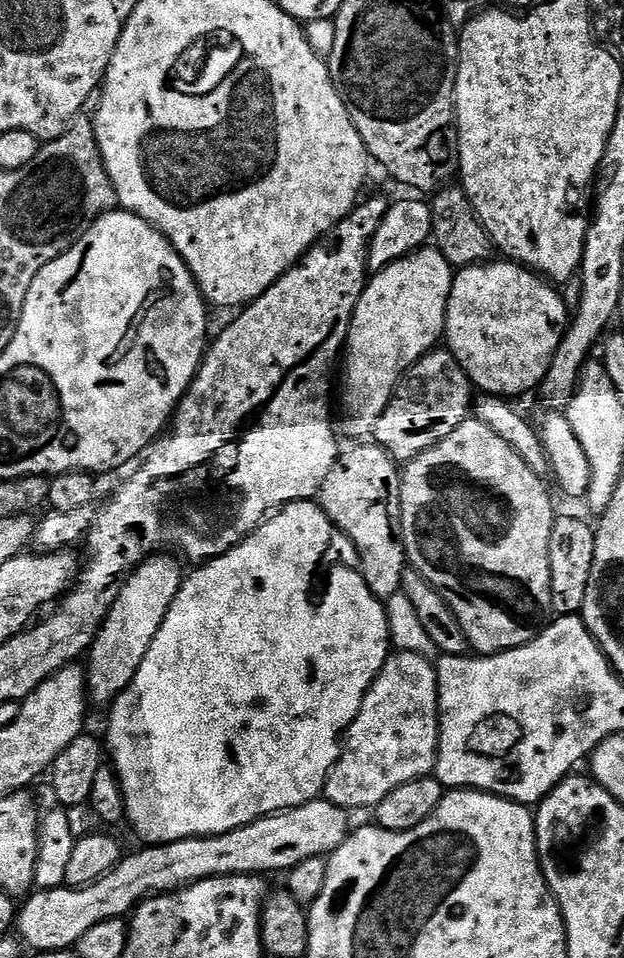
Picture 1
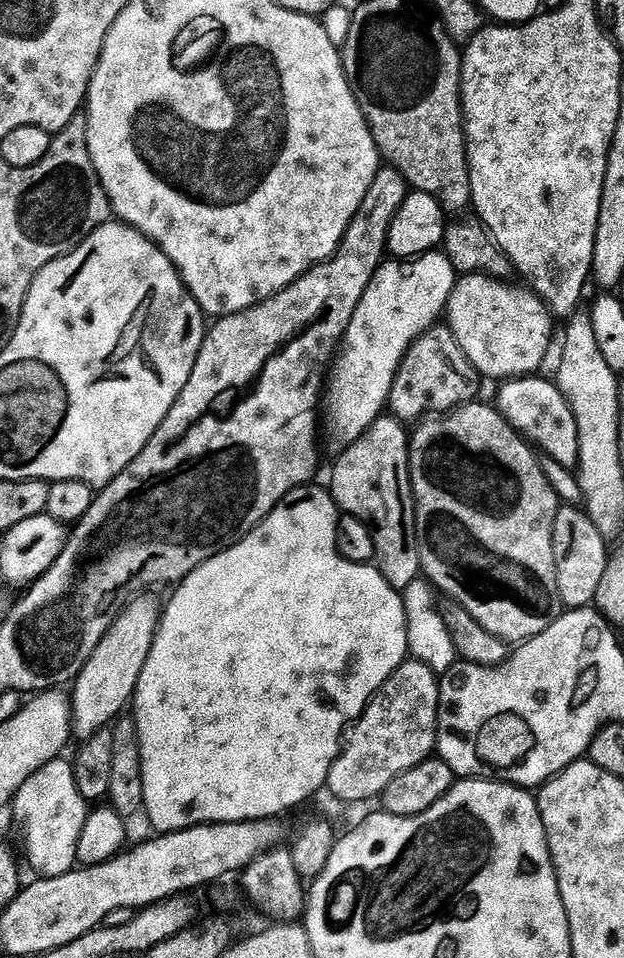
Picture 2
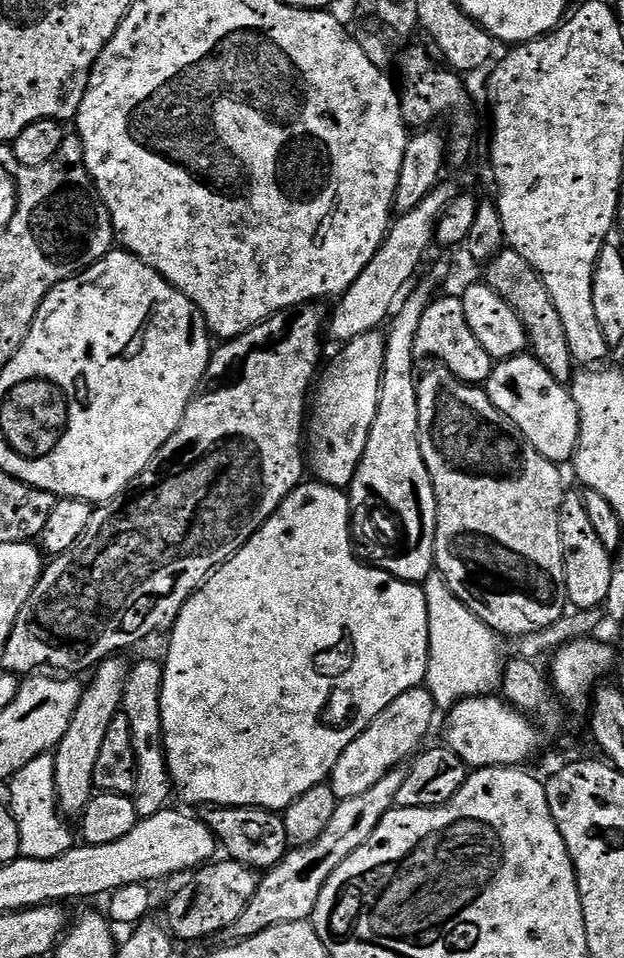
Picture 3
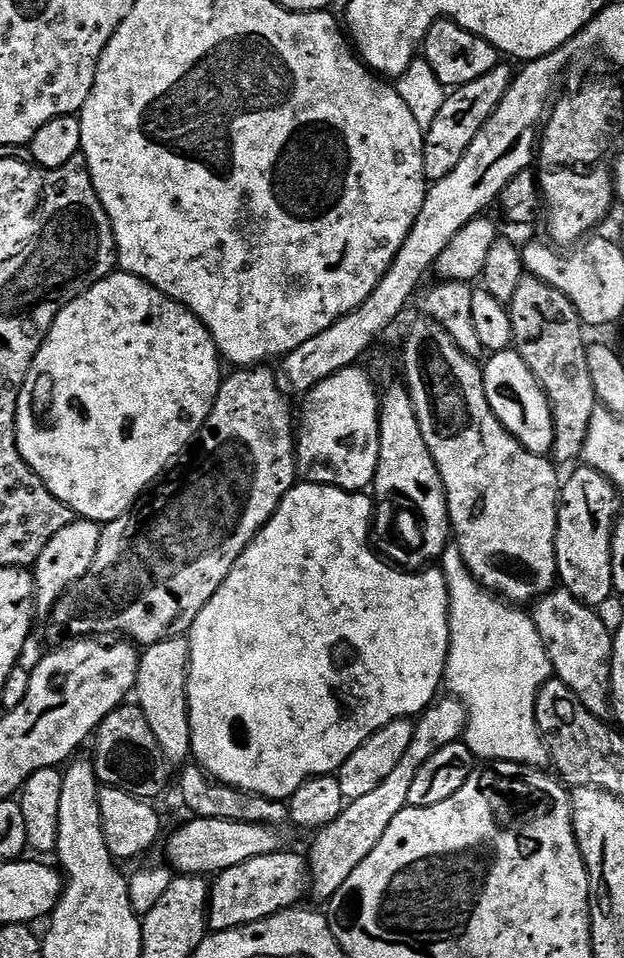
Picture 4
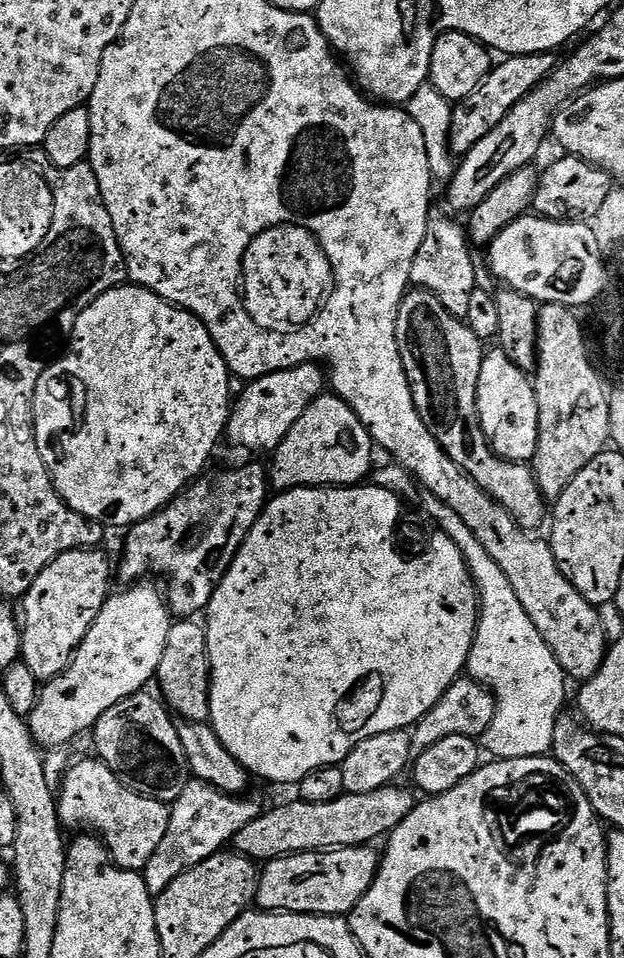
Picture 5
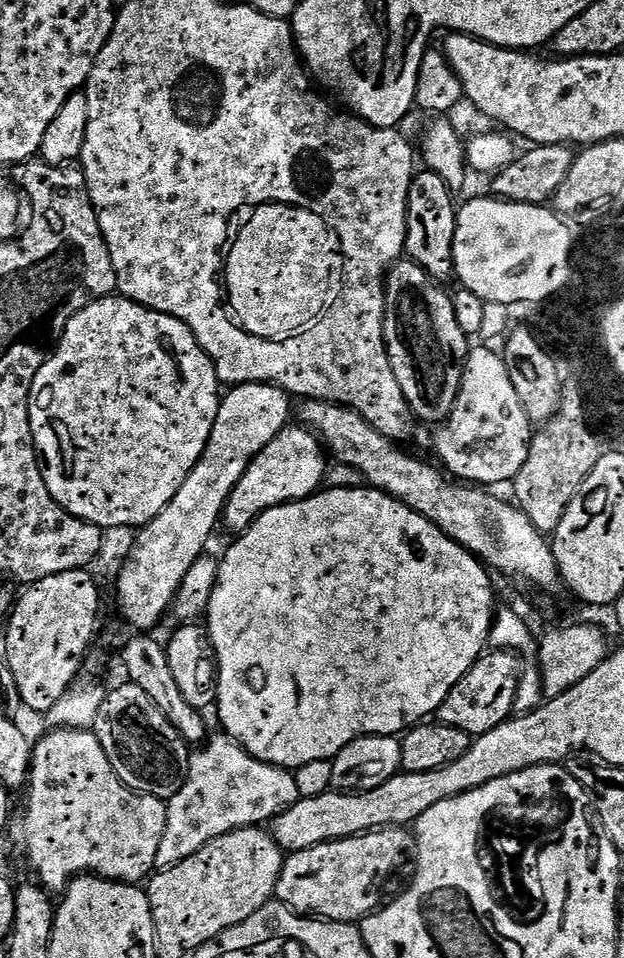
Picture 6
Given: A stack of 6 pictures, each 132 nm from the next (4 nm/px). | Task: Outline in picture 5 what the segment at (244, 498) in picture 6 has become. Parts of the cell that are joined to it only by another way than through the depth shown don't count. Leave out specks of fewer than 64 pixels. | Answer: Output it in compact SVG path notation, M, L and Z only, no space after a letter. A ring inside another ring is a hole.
M328 395L318 397L276 447L272 456L272 472L270 468L273 489L356 486L371 470L374 445L364 420L354 414L351 403L343 395Z

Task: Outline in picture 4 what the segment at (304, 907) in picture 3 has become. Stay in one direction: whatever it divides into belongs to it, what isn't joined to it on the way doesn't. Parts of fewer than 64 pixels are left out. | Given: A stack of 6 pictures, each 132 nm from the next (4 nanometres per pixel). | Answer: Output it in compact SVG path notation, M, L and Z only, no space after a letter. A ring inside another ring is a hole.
M451 694L441 695L432 701L427 710L420 713L412 729L410 747L400 756L398 766L394 766L390 778L386 778L382 786L370 790L370 794L347 801L342 814L338 814L334 822L315 833L316 841L312 844L312 853L307 853L306 856L311 895L316 895L324 902L331 901L332 895L344 885L350 874L354 874L354 870L368 857L370 850L374 850L374 846L382 842L386 826L394 822L401 810L409 807L410 785L418 775L418 770L422 770L422 762L442 750L442 746L457 743L463 737L467 725L468 708L458 697Z

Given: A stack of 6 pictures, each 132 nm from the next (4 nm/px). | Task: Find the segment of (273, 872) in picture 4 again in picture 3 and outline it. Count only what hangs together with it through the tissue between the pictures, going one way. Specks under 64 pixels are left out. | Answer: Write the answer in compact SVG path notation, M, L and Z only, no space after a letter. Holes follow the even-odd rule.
M224 858L221 864L216 863L203 865L191 877L193 880L169 902L166 927L177 941L200 940L223 928L224 931L231 929L232 924L238 922L242 910L246 910L250 898L254 898L258 876L253 869L231 858Z

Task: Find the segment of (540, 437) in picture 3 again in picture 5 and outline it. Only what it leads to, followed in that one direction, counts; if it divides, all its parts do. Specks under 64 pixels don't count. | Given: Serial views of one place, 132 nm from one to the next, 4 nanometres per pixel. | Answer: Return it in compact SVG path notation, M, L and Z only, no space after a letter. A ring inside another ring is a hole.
M501 350L485 351L482 374L478 378L476 405L484 437L497 456L509 462L528 462L536 455L540 437L540 407L536 385L529 373L519 368Z

